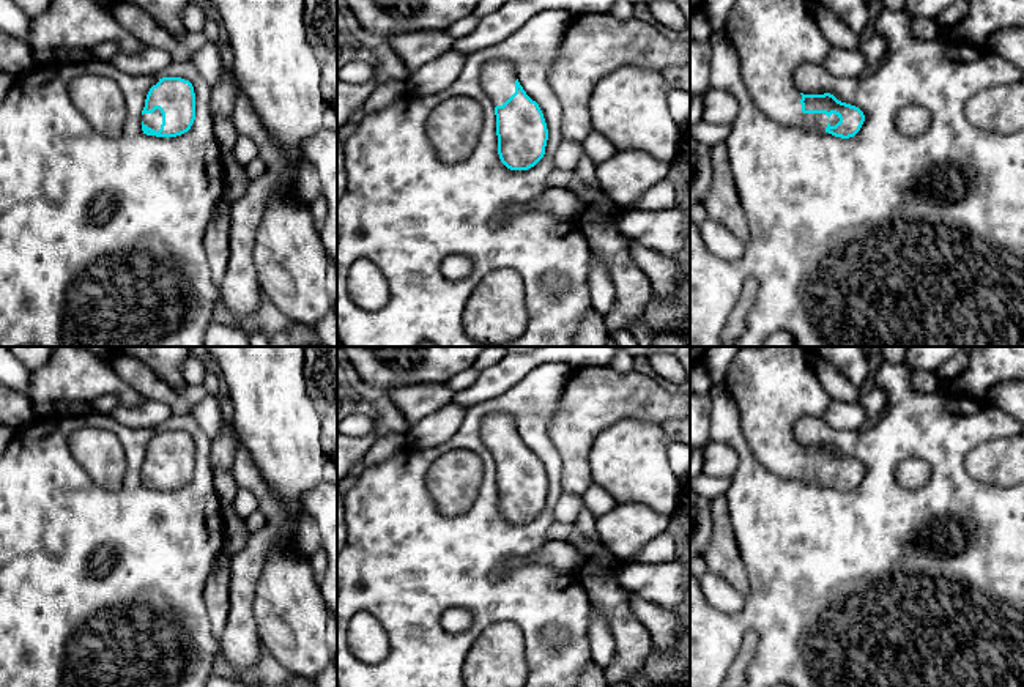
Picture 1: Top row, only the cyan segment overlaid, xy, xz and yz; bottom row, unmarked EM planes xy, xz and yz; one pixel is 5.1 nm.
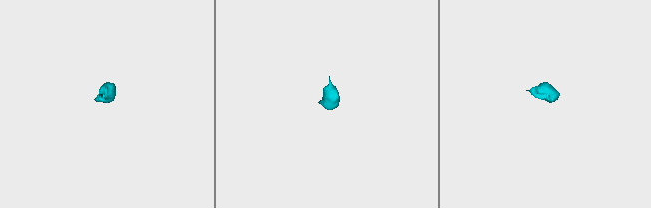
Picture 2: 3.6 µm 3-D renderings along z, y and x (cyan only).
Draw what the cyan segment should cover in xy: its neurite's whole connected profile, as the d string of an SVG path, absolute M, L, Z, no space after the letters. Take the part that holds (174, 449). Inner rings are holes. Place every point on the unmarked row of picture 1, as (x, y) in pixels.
M162 430L147 447L142 484L147 488L176 490L187 485L195 473L195 446L189 433Z

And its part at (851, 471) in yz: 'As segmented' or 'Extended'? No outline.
Extended

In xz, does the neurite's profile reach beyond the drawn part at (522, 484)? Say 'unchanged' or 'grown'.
grown

